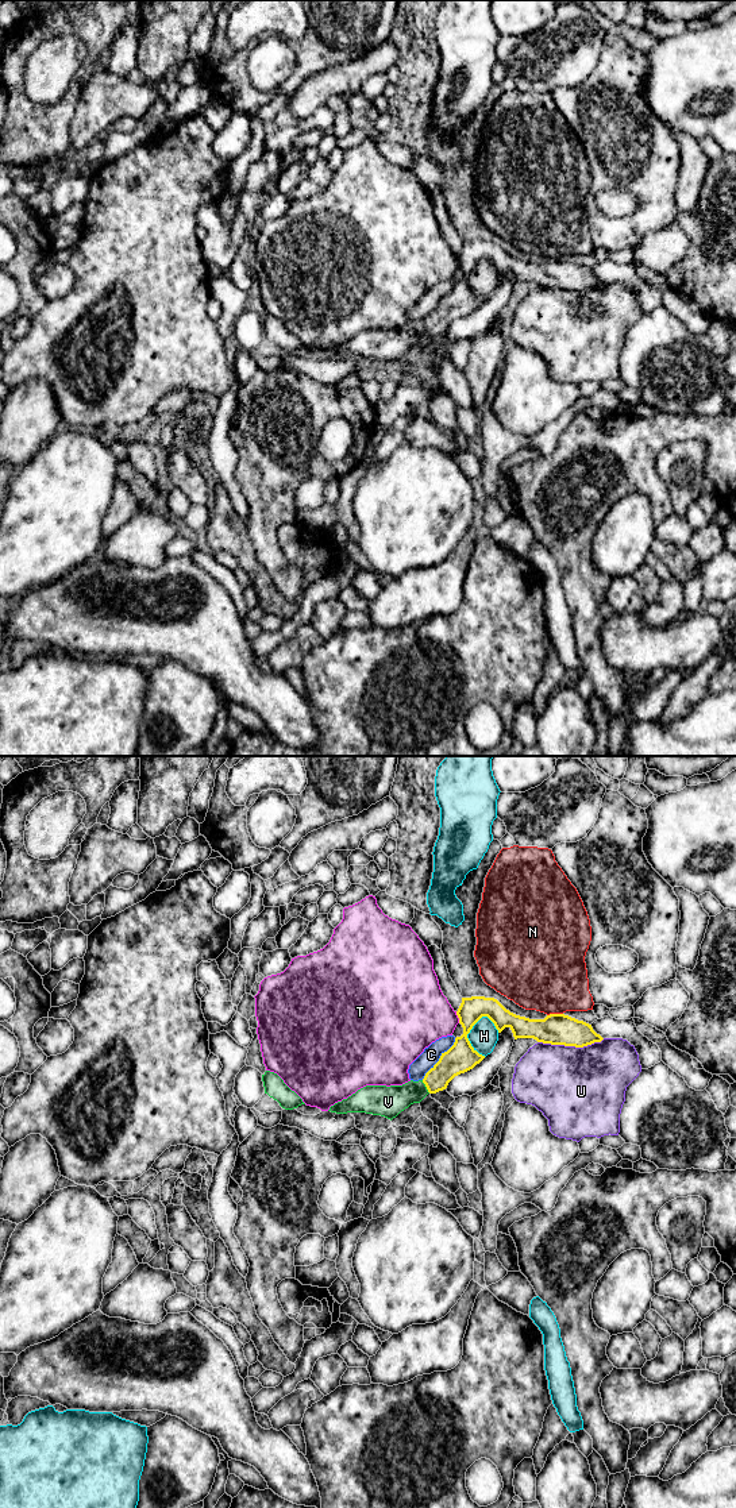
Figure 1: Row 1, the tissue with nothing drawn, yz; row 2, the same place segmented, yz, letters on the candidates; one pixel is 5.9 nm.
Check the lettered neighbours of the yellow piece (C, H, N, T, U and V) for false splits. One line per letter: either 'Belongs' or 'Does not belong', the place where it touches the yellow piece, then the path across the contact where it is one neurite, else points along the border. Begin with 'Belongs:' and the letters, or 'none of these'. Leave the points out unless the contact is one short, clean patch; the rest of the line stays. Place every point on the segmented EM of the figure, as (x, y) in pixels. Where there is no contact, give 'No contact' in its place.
Belongs: V
C: Does not belong. Touches yellow at yz (439, 1059). Boundary: yz (455, 1038), (422, 1079)
H: Does not belong. Touches yellow at yz (466, 1037)
N: Does not belong. Touches yellow at yz (554, 1014)
T: Does not belong. Touches yellow at yz (458, 1017)
U: Does not belong. Touches yellow at yz (570, 1045)
V: Belongs. Touches yellow at yz (426, 1086). Path across: yz (458, 1059), (432, 1083), (426, 1086), (388, 1102)

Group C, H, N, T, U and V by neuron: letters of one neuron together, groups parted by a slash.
C / H / N / T / U / V

